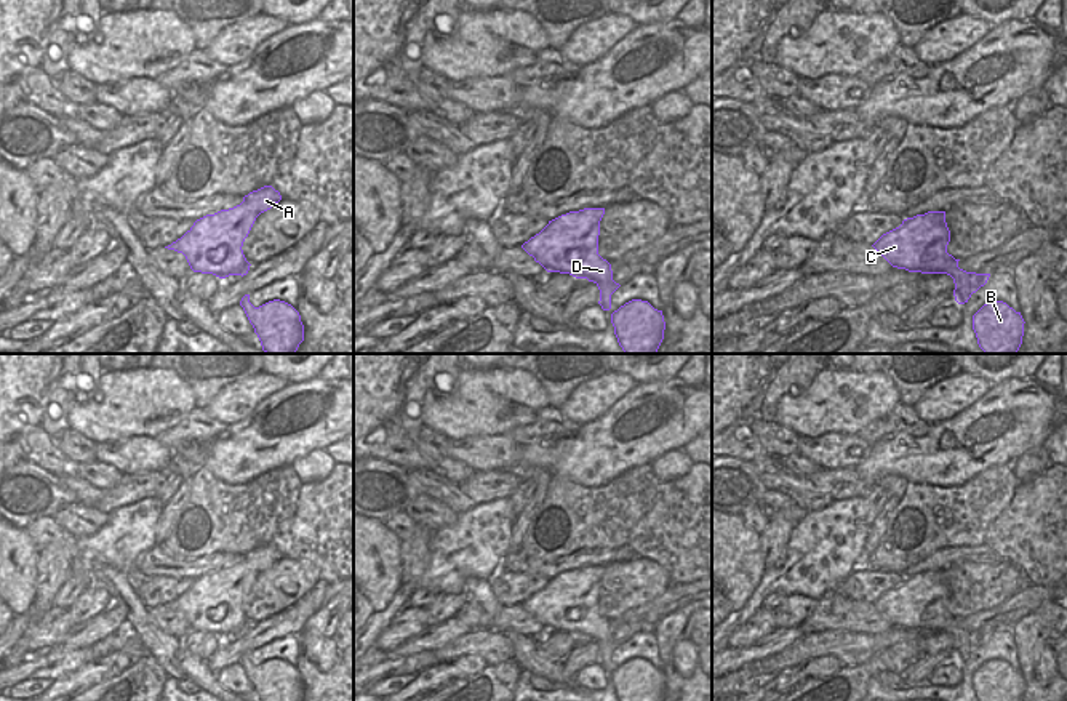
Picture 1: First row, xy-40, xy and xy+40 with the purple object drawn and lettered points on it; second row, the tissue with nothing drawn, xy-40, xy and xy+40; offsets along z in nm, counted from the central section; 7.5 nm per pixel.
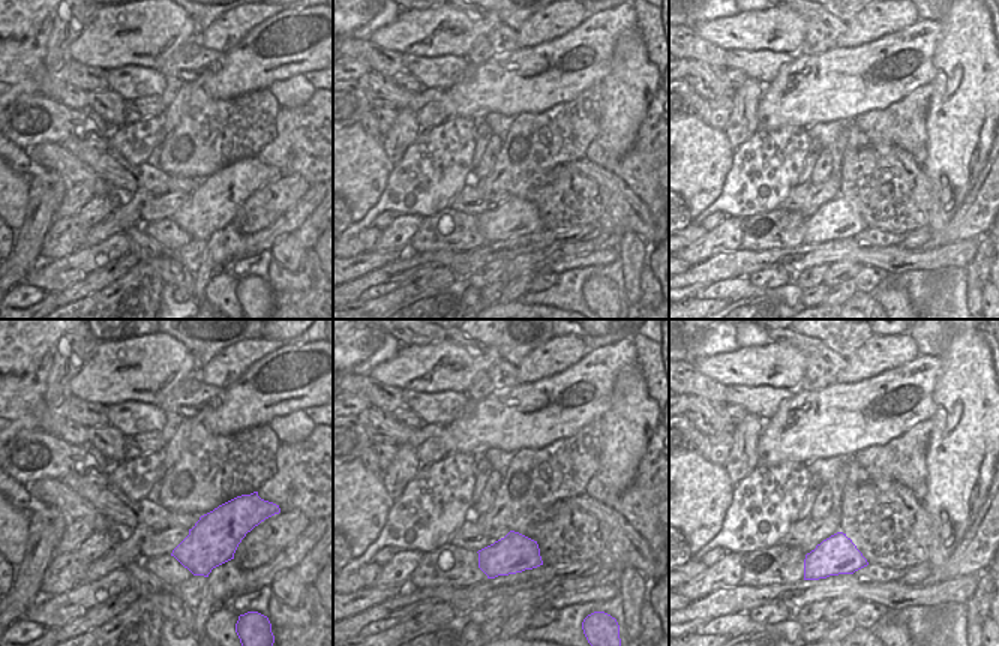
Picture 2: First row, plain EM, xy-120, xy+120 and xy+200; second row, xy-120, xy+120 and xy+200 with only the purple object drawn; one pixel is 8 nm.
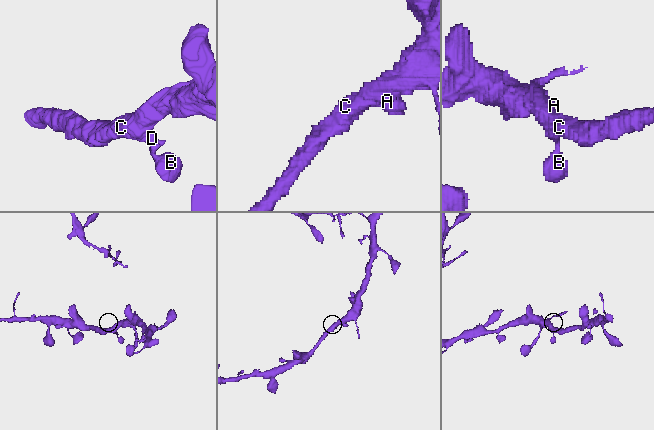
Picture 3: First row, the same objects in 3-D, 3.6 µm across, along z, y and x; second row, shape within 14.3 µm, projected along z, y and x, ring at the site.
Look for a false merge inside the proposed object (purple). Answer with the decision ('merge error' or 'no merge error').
no merge error

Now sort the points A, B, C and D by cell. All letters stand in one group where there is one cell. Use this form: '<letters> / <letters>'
A B C D

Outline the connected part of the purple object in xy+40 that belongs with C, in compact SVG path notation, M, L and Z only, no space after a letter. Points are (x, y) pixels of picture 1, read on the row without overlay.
M928 570L907 576L902 583L883 592L872 605L897 627L921 632L947 632L953 637L953 655L958 663L968 661L973 651L984 645L990 632L966 631L947 611L950 589L945 570Z

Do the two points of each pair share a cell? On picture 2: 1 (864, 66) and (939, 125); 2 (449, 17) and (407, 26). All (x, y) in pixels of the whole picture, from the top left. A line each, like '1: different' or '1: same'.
1: different
2: same

